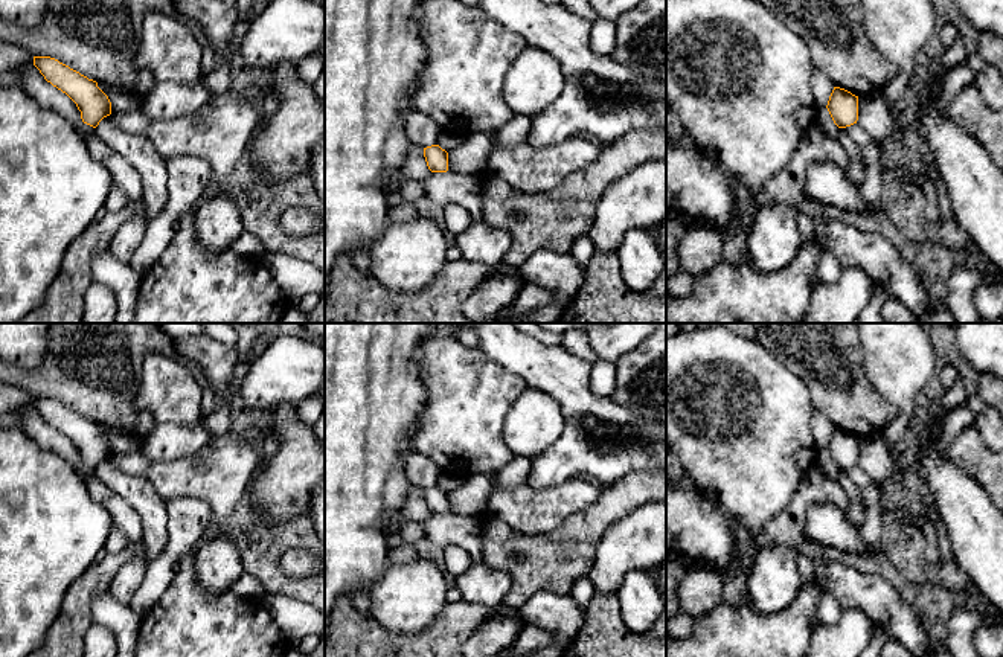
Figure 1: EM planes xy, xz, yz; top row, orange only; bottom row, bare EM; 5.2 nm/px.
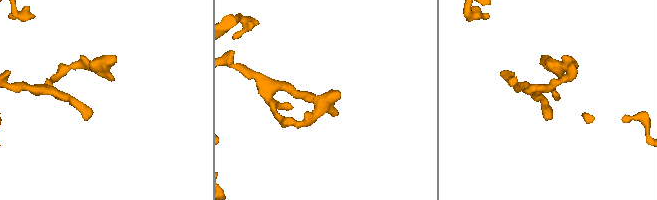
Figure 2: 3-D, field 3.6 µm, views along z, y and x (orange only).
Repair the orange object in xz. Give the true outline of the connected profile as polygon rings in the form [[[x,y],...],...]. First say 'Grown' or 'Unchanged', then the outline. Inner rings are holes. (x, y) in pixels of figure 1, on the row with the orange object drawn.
Unchanged. [[[439,145],[424,148],[424,157],[431,172],[448,171],[448,152],[442,149]]]

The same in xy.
Unchanged. [[[34,56],[34,66],[47,82],[76,104],[84,123],[96,128],[104,117],[111,114],[111,102],[96,81],[50,56]]]

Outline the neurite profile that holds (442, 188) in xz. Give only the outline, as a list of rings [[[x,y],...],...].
[[[431,172],[422,180],[425,197],[445,207],[460,204],[473,221],[483,220],[482,201],[485,180],[479,174]]]

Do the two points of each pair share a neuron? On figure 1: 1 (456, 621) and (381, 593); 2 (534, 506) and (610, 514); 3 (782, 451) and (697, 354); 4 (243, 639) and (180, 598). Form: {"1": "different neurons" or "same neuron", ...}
{"1": "different neurons", "2": "different neurons", "3": "same neuron", "4": "same neuron"}

